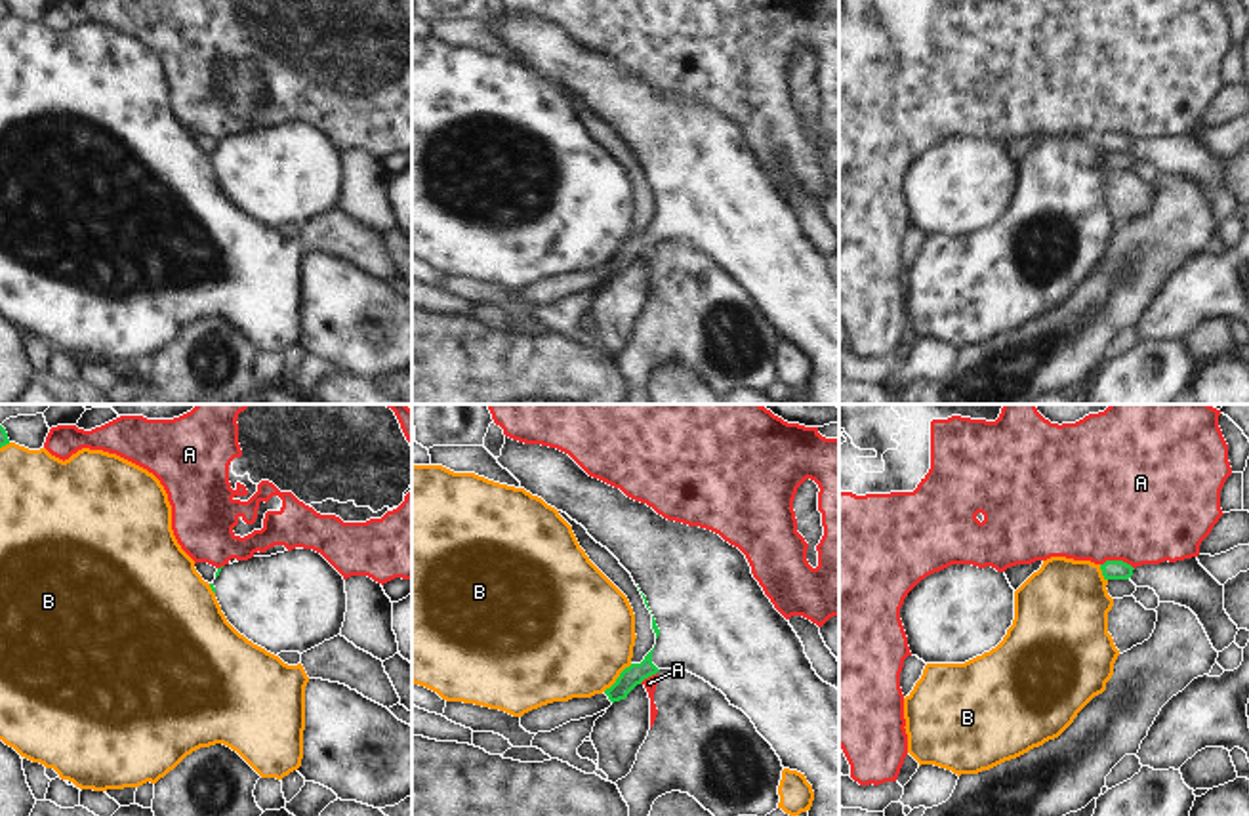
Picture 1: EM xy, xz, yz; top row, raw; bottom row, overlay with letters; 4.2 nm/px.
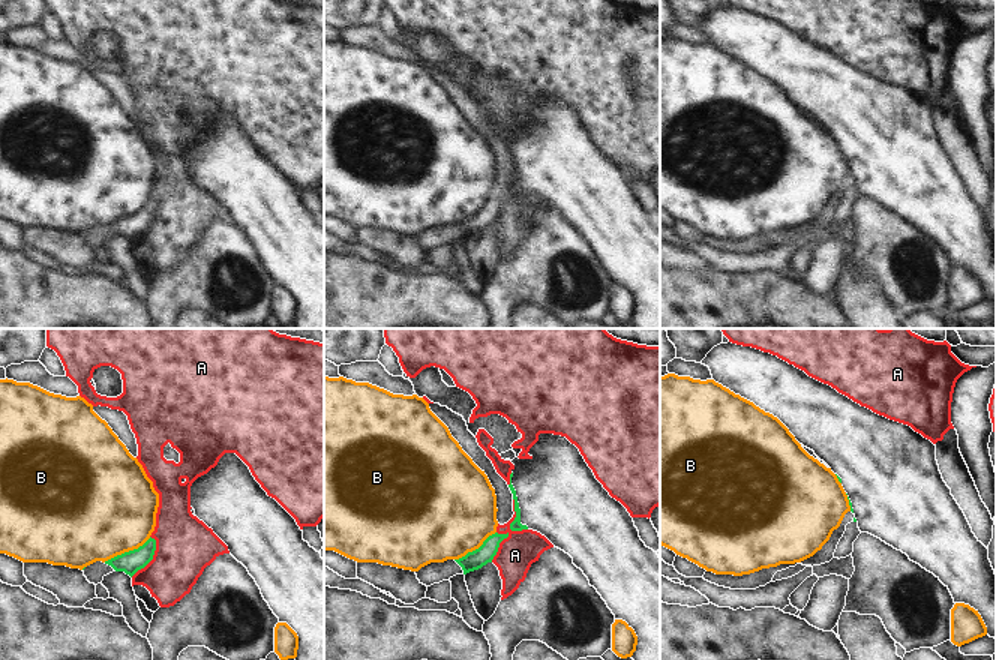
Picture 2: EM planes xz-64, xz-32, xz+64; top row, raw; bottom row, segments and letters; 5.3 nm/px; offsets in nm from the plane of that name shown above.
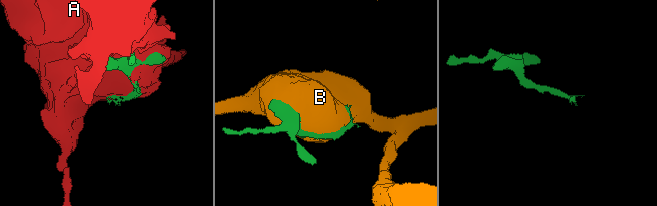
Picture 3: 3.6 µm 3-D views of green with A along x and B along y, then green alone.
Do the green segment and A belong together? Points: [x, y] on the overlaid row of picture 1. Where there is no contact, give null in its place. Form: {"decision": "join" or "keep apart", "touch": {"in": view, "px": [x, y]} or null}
{"decision": "keep apart", "touch": {"in": "yz", "px": [1118, 561]}}

